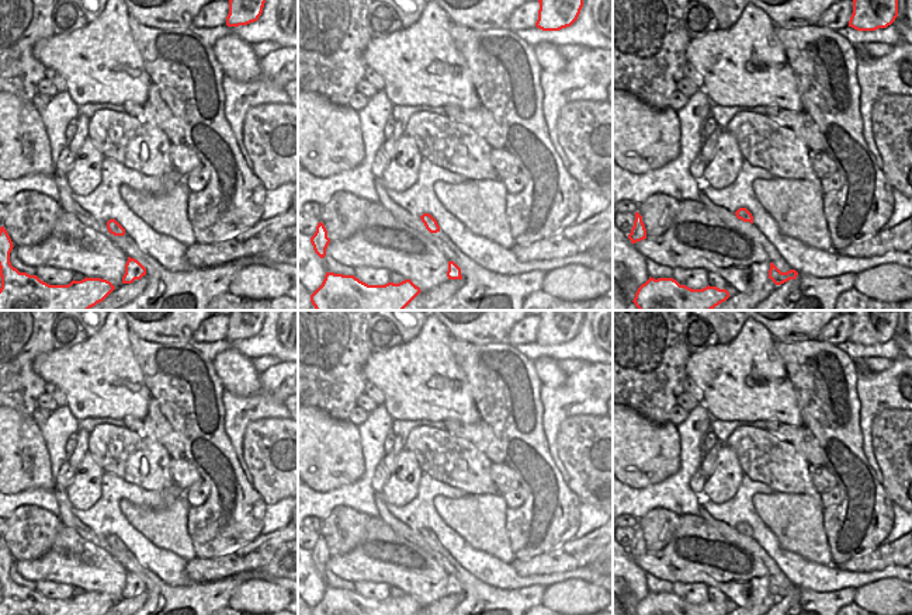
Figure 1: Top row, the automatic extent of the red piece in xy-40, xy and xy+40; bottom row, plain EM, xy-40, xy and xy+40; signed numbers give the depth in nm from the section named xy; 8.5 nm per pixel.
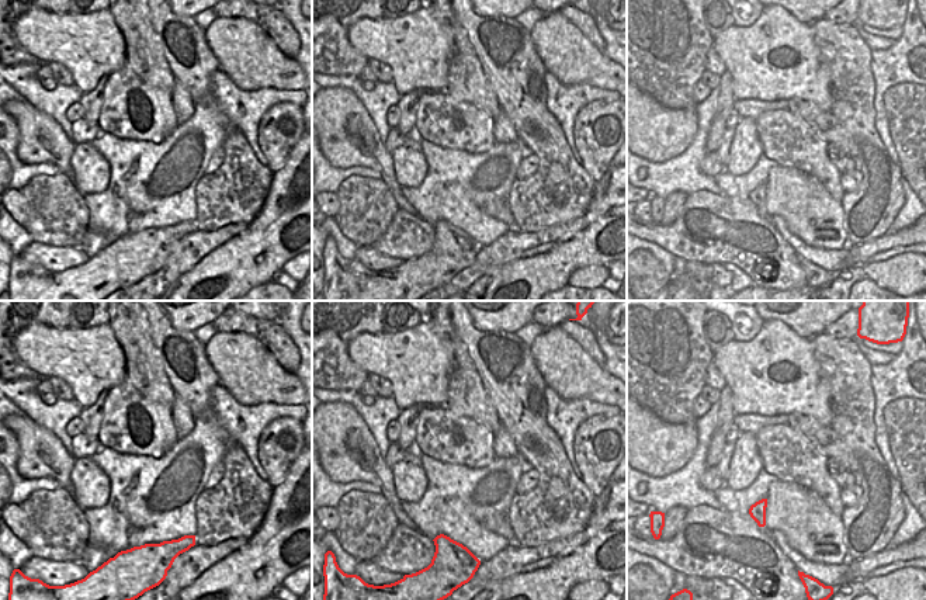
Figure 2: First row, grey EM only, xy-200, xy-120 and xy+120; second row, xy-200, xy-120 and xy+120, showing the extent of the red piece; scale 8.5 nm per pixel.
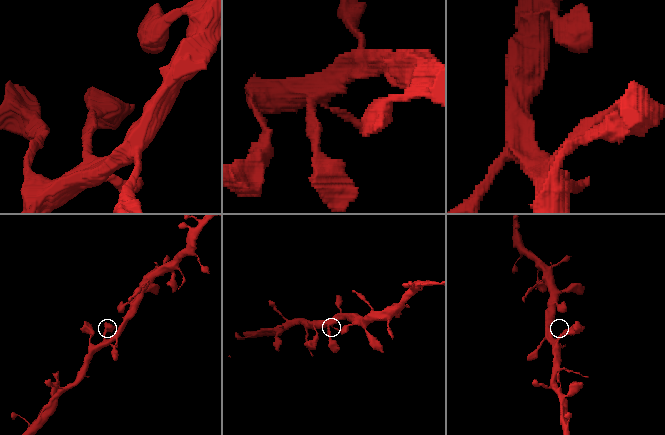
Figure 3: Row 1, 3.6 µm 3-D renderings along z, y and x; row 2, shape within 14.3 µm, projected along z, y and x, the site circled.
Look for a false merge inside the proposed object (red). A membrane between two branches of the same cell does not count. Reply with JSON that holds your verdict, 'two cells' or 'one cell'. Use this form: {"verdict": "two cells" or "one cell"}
{"verdict": "one cell"}

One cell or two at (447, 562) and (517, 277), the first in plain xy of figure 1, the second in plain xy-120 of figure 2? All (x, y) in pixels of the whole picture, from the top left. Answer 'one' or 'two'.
one

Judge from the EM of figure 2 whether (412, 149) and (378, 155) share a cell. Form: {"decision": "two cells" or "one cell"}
{"decision": "two cells"}

